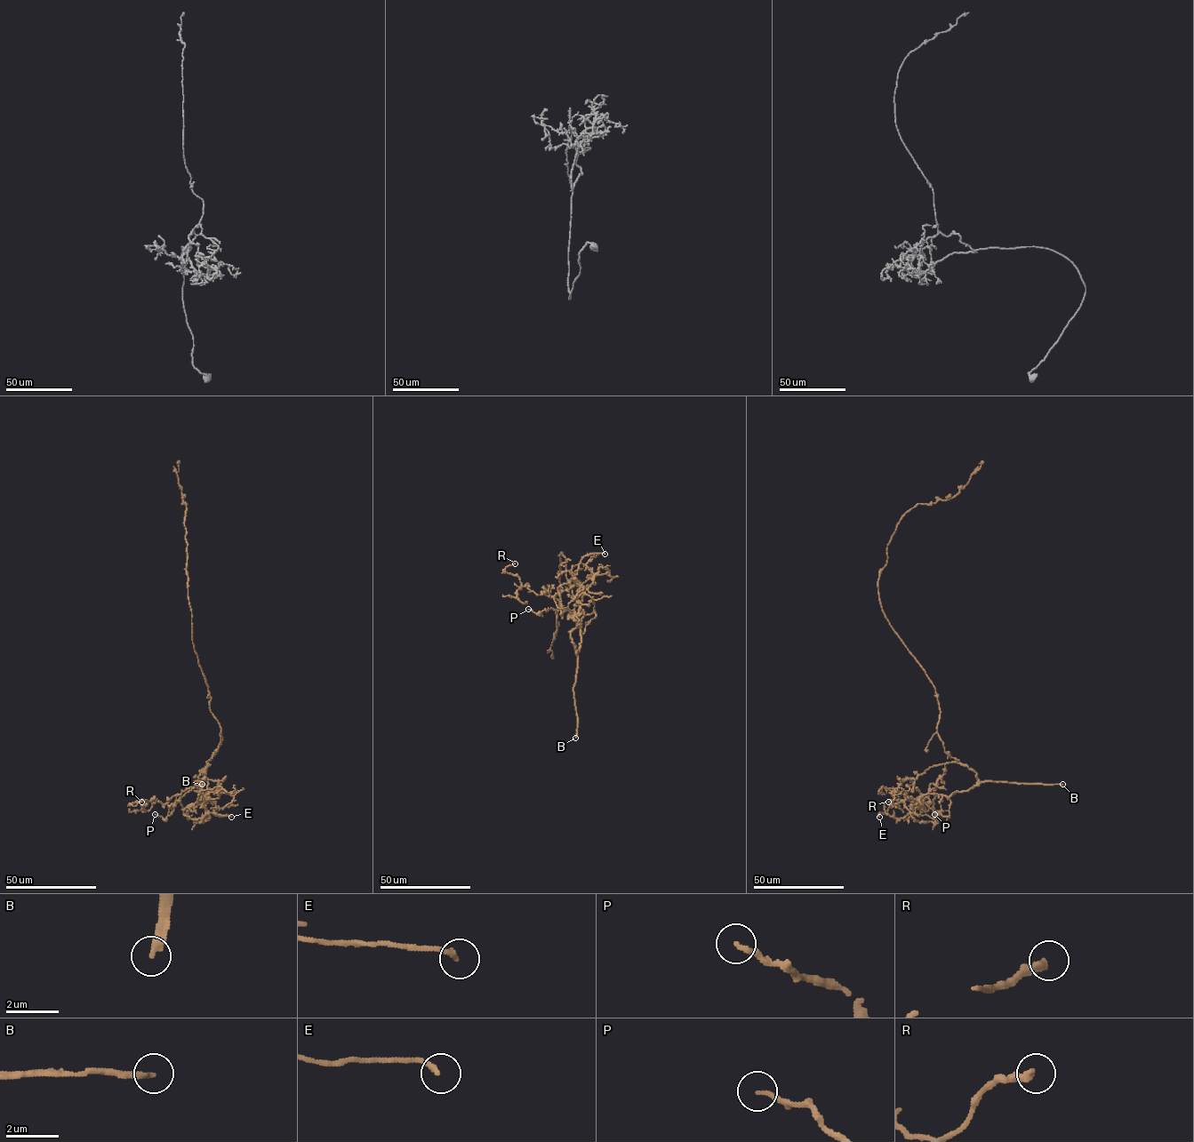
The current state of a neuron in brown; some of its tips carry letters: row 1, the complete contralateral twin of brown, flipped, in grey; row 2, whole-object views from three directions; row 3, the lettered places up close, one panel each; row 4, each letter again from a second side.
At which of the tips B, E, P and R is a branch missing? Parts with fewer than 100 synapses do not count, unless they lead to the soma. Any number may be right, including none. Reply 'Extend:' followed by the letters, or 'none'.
Extend: B

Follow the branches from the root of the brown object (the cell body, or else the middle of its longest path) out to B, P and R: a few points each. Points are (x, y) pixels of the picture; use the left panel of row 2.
B: (205, 682), (210, 712), (220, 724), (222, 740), (206, 762), (202, 784)
P: (205, 682), (210, 712), (220, 724), (222, 740), (200, 772), (200, 786), (182, 795), (165, 818), (155, 814)
R: (205, 682), (222, 739), (206, 762), (207, 778), (164, 804), (153, 799), (141, 802)

